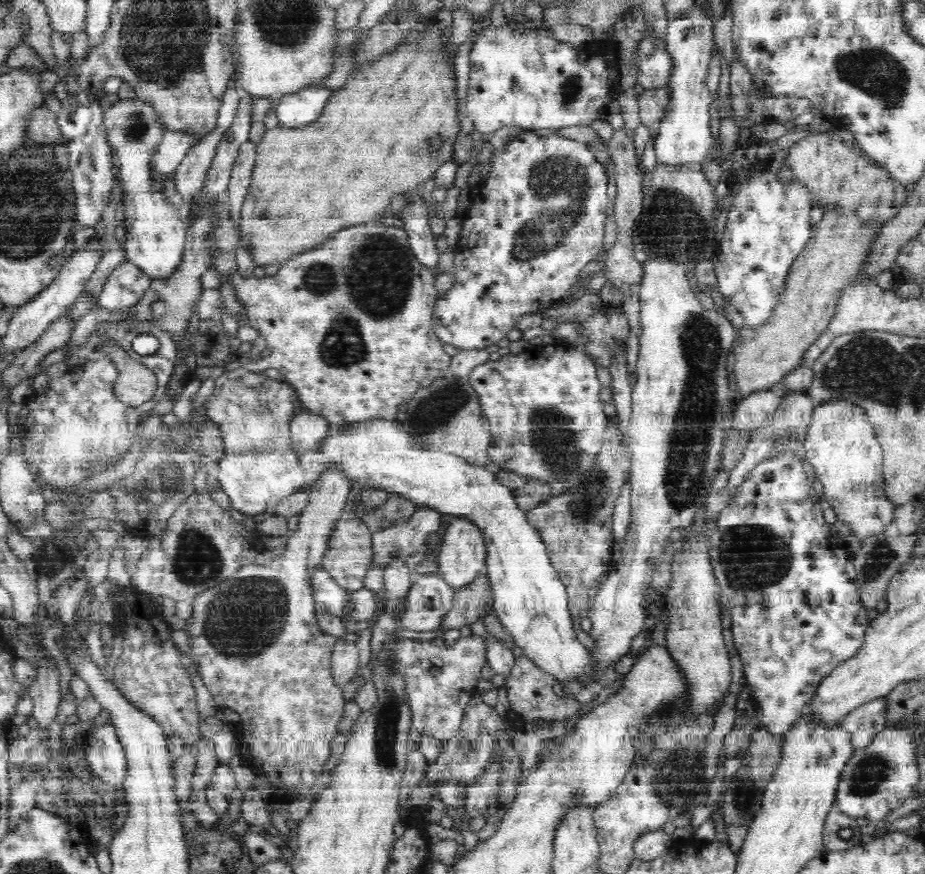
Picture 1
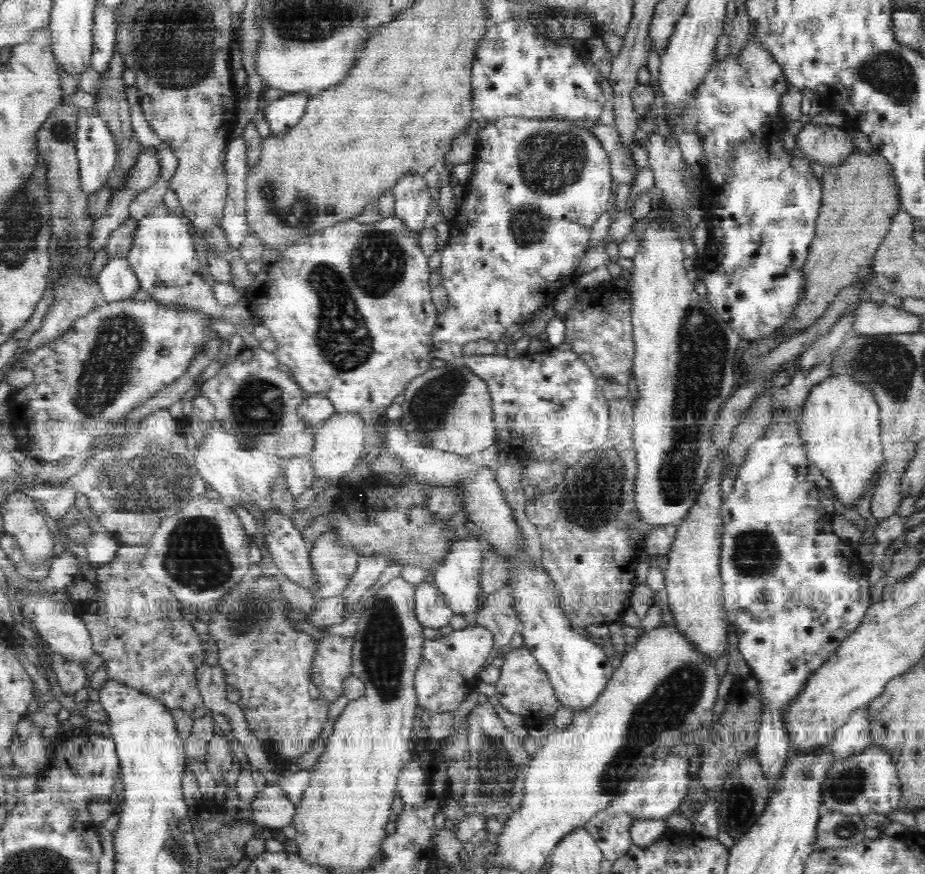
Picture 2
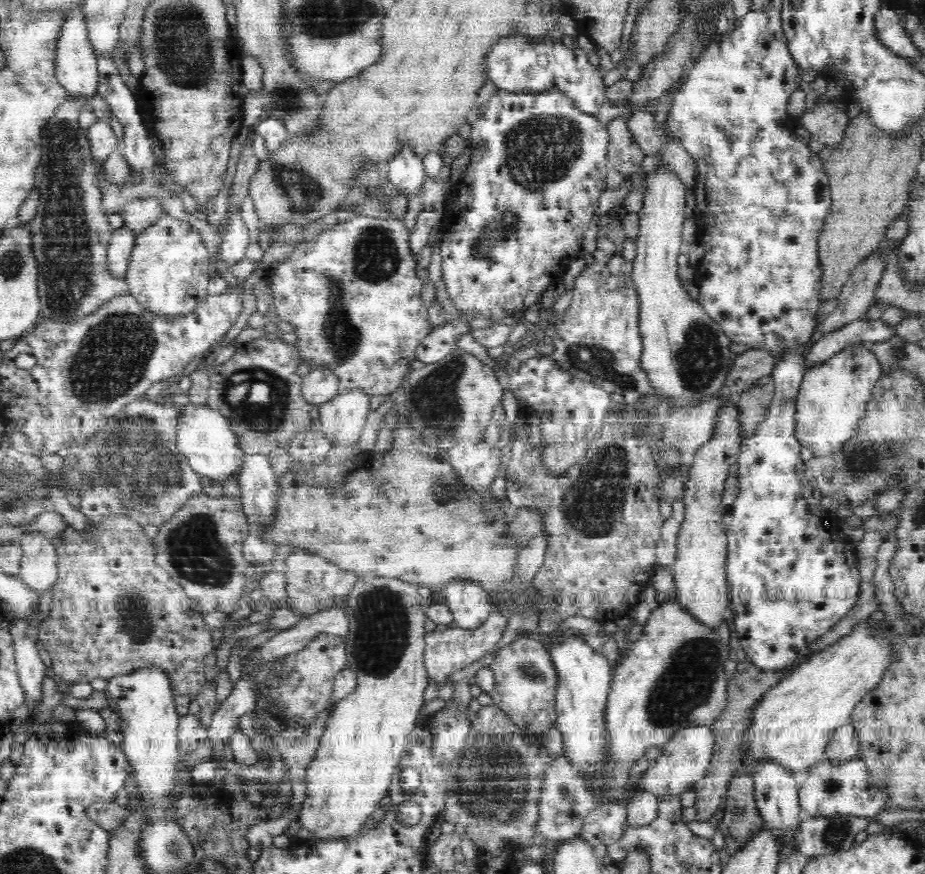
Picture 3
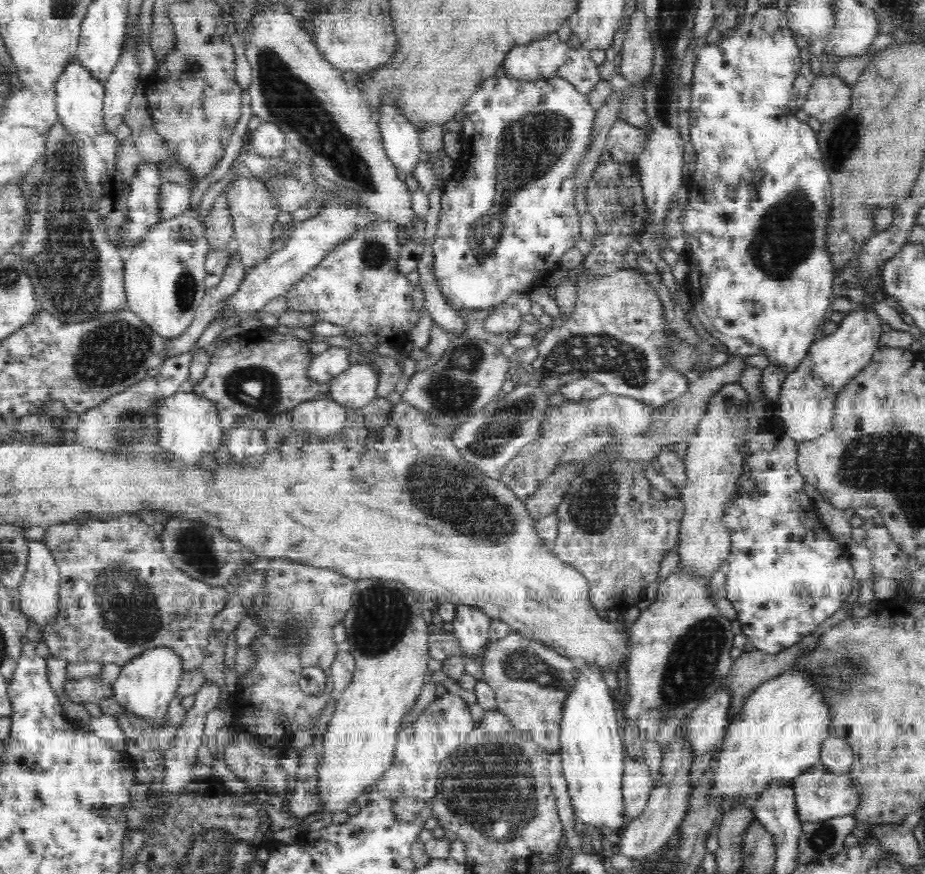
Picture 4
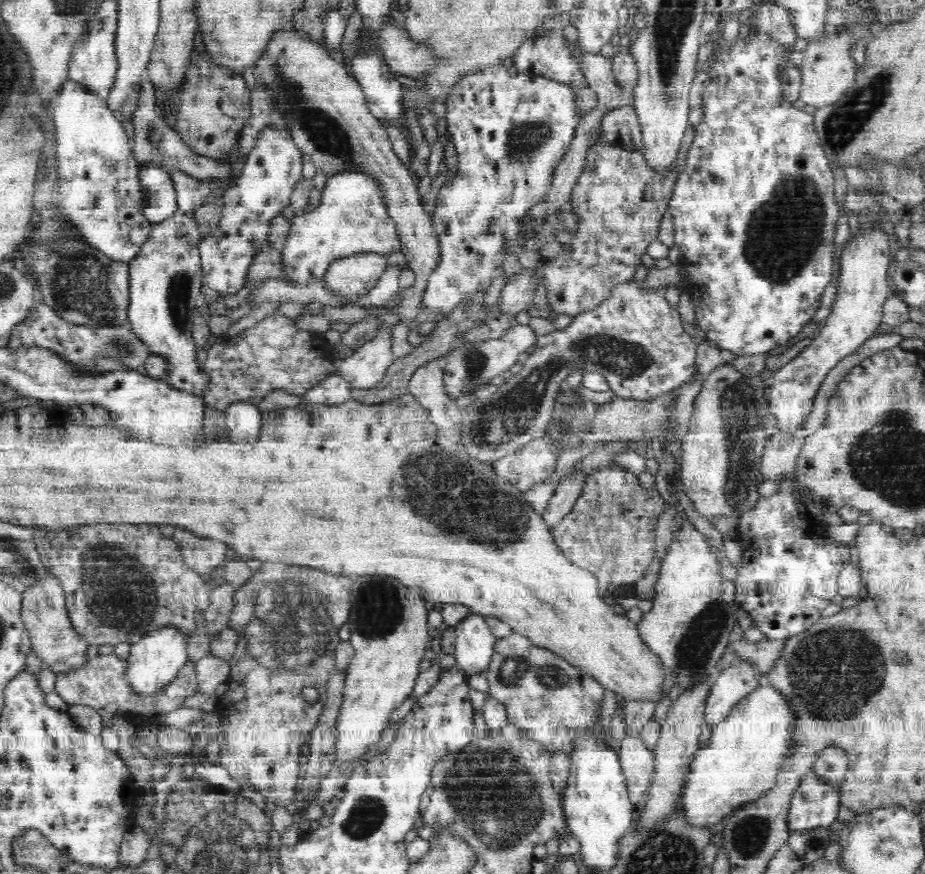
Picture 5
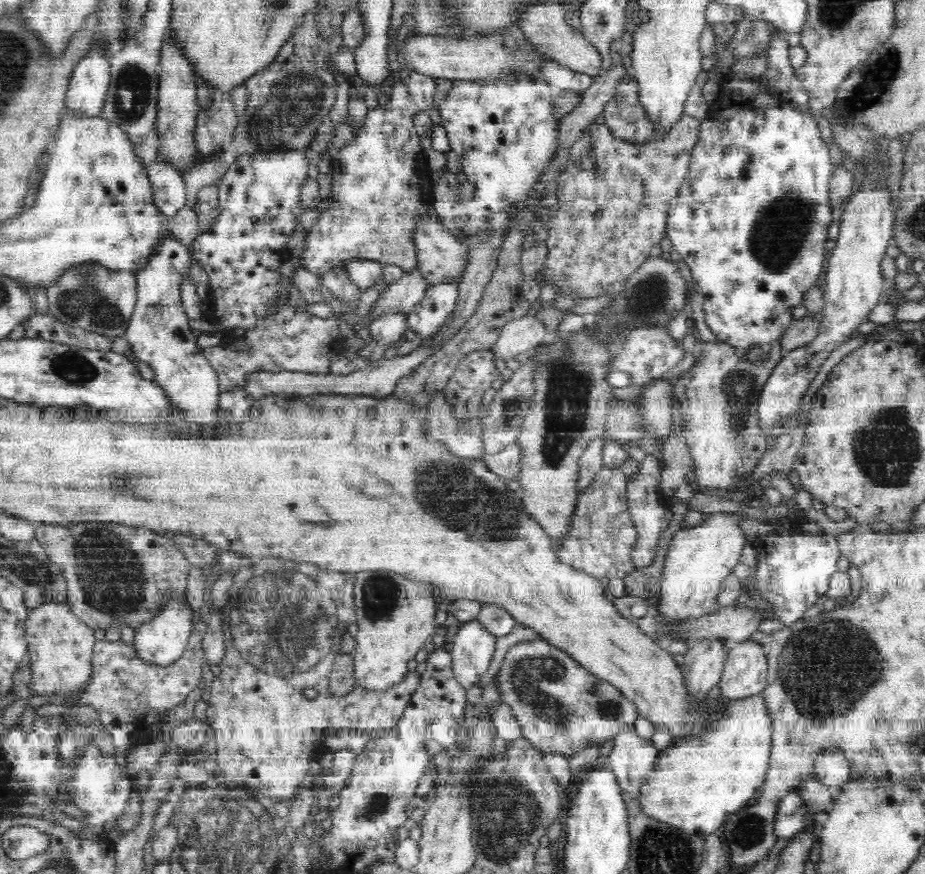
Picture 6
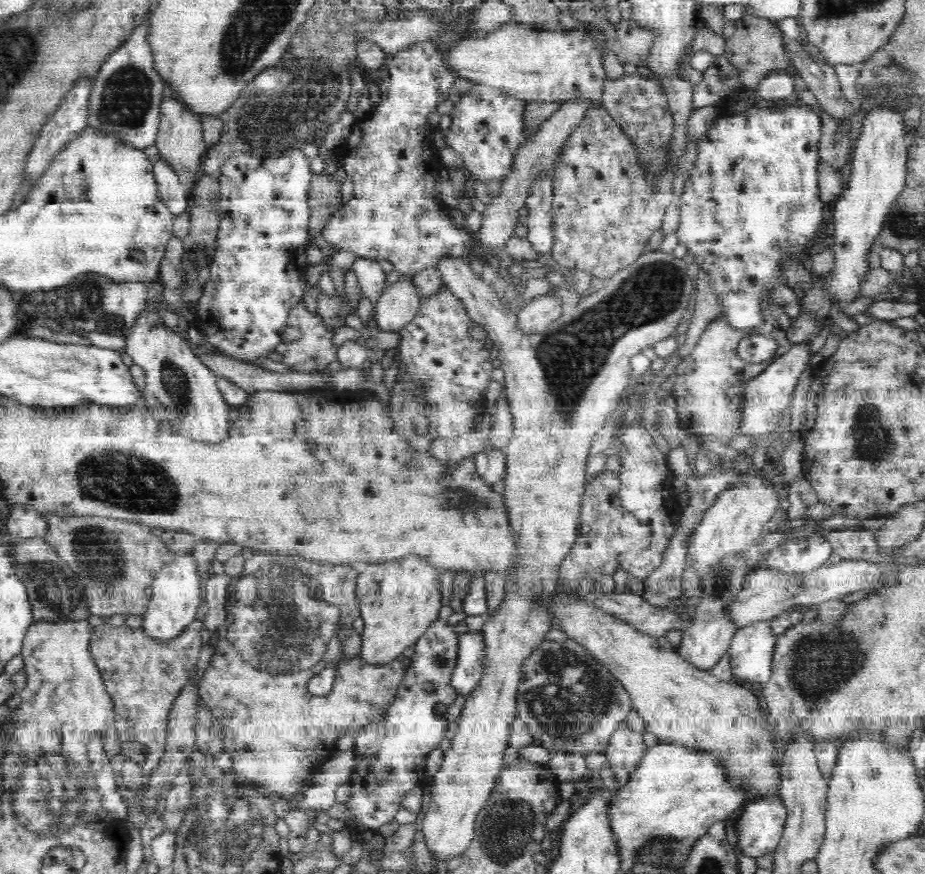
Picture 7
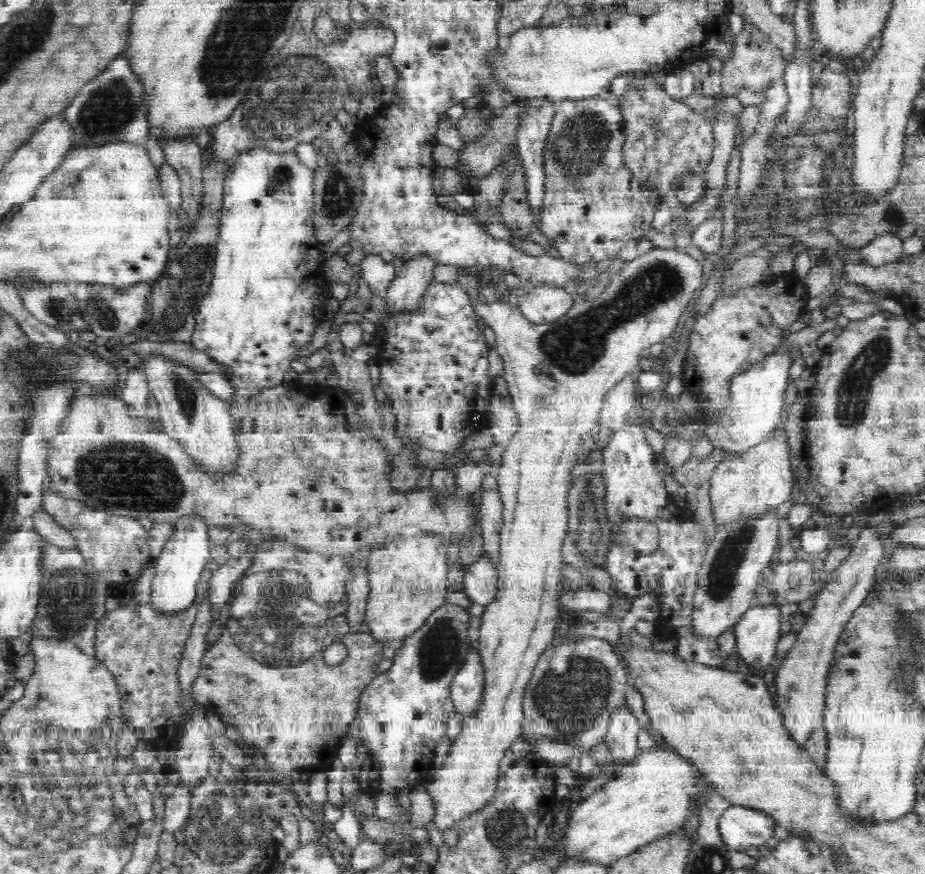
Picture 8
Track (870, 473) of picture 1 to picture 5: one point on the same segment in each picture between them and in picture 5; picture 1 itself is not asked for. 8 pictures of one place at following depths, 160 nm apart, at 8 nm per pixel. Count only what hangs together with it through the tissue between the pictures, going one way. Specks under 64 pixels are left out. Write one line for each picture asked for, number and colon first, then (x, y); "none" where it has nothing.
2: (839, 425)
3: (831, 400)
4: (806, 400)
5: (864, 285)

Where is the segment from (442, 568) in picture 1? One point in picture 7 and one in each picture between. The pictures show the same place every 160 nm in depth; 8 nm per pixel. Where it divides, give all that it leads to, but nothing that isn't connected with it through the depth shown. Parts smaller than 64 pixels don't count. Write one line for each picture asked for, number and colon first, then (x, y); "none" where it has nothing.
2: (458, 579)
3: (470, 606)
4: (471, 626)
5: (474, 646)
6: (473, 646)
7: (467, 673)

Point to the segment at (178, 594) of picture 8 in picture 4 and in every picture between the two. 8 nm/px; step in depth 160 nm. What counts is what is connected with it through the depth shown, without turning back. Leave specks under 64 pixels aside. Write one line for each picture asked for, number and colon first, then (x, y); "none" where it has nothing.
4: (145, 685)
5: (155, 661)
6: (161, 641)
7: (175, 591)

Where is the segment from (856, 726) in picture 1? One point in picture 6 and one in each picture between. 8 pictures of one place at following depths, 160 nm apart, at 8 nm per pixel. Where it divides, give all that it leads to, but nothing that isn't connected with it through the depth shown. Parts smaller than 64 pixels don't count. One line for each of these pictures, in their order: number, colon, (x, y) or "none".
2: (853, 737)
3: (843, 746)
4: (836, 756)
5: (832, 765)
6: (832, 768)

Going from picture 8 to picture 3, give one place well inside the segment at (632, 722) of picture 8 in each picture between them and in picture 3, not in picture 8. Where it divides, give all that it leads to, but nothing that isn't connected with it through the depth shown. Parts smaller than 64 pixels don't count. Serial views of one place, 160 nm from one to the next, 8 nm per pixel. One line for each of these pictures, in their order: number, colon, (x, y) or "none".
3: (641, 808)
4: (637, 782)
5: (637, 762)
6: (633, 757)
7: (626, 749)

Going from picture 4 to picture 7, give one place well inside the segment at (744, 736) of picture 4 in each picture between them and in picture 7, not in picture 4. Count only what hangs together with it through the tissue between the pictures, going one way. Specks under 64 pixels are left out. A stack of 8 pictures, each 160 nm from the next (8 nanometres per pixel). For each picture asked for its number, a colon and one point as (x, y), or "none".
5: (741, 762)
6: (694, 786)
7: (676, 792)

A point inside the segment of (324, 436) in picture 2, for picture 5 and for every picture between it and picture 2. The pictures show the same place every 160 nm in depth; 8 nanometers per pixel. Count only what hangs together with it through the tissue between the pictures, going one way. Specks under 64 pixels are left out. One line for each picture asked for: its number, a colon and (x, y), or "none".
3: (342, 419)
4: (353, 389)
5: (367, 365)

